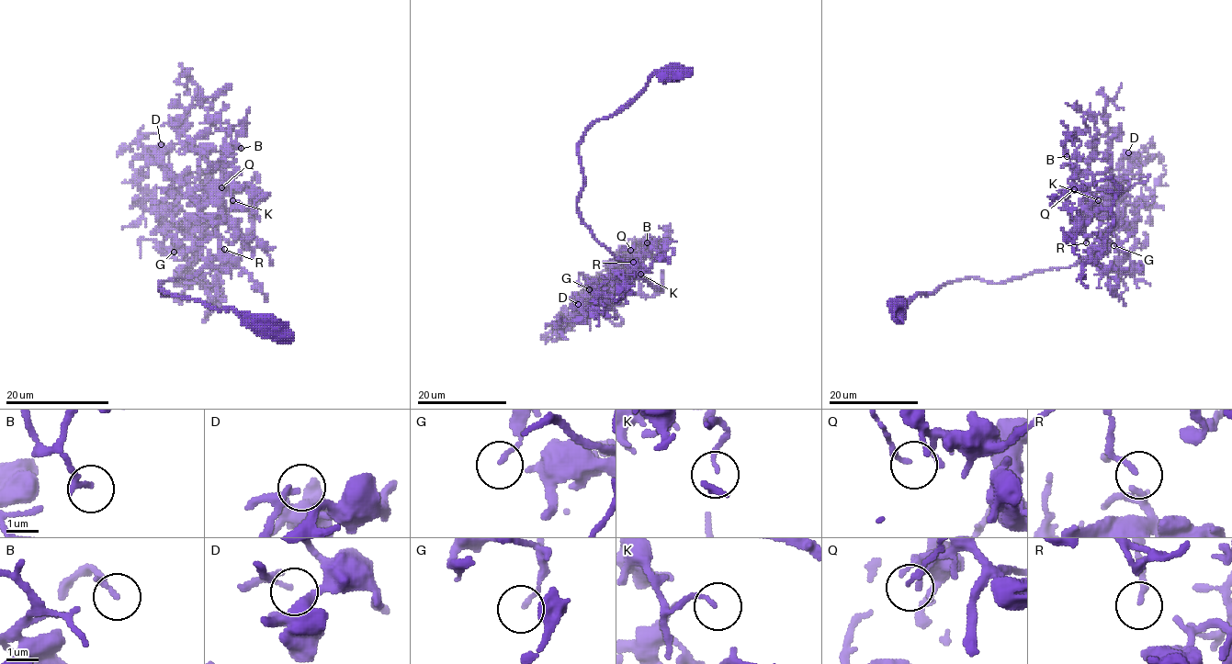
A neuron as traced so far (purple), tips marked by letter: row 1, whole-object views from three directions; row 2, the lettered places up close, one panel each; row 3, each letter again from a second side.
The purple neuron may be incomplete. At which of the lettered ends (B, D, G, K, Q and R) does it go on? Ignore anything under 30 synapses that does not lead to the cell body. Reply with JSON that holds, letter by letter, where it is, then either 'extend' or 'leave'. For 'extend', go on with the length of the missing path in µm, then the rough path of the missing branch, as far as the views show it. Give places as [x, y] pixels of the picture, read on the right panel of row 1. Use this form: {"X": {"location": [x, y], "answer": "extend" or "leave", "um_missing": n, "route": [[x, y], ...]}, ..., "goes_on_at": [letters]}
{"B": {"location": [1067, 156], "answer": "leave"}, "D": {"location": [1128, 152], "answer": "extend", "um_missing": 15, "route": [[1128, 152], [1126, 140], [1133, 134], [1137, 116], [1150, 98]]}, "G": {"location": [1113, 245], "answer": "leave"}, "K": {"location": [1098, 200], "answer": "leave"}, "Q": {"location": [1074, 189], "answer": "leave"}, "R": {"location": [1086, 242], "answer": "leave"}, "goes_on_at": ["D"]}

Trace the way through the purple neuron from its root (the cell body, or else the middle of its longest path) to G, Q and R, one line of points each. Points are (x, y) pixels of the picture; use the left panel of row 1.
G: (270, 327), (161, 290), (206, 267), (228, 270), (212, 216), (174, 252)
Q: (270, 327), (161, 290), (206, 267), (226, 271), (240, 255), (251, 216), (224, 210), (231, 174), (221, 187)
R: (270, 327), (161, 290), (206, 267), (226, 271), (251, 227), (246, 210), (212, 223), (224, 249)

